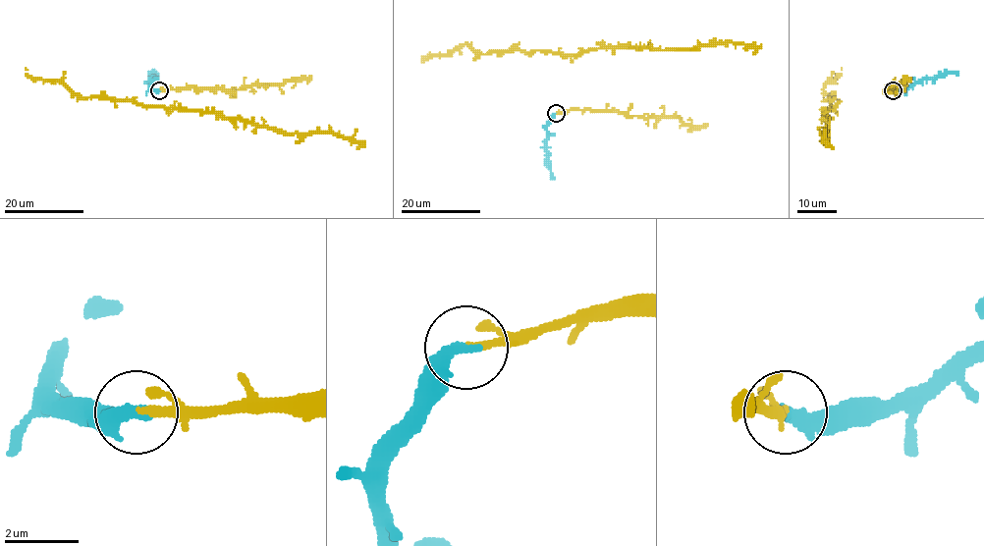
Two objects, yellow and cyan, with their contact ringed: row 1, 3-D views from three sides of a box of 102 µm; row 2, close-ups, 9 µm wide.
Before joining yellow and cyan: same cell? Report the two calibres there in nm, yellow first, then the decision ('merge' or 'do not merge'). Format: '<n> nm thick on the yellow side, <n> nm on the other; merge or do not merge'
200 nm thick on the yellow side, 400 nm on the other; merge

